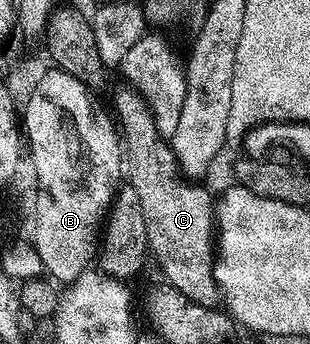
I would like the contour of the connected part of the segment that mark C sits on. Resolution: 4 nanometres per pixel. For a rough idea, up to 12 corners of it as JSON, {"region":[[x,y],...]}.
{"region":[[117,93],[149,252],[215,308],[214,195],[180,174],[148,104]]}

